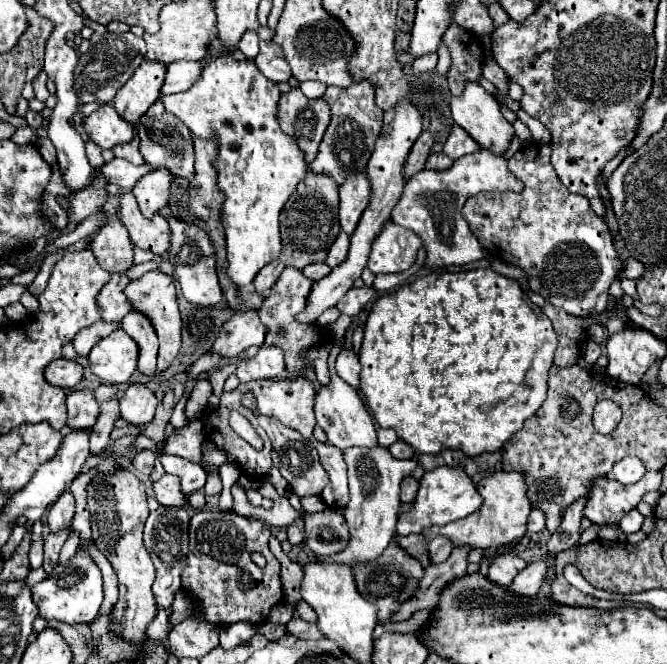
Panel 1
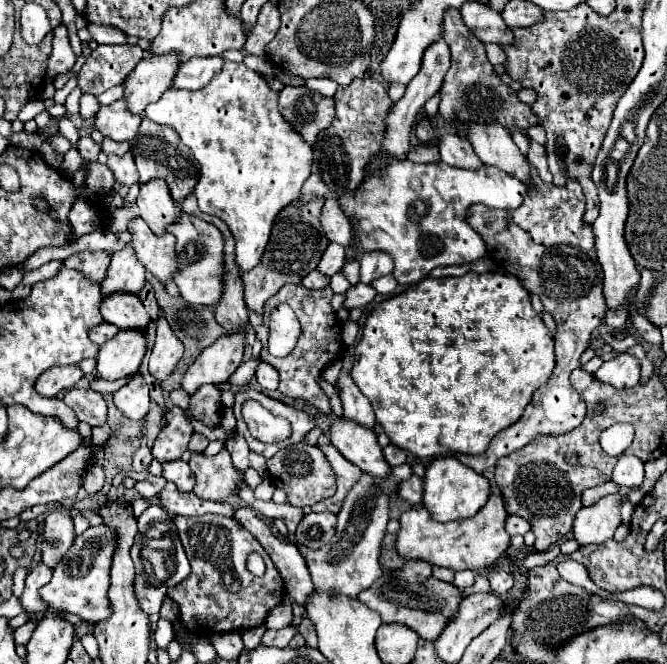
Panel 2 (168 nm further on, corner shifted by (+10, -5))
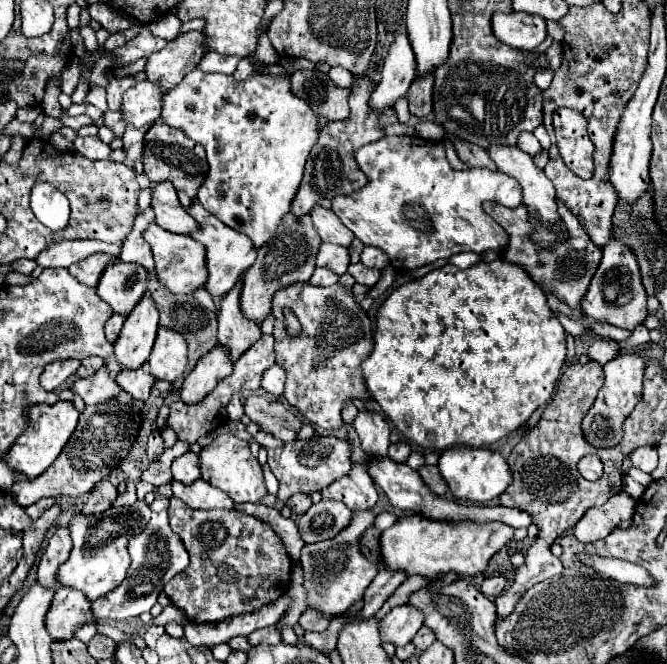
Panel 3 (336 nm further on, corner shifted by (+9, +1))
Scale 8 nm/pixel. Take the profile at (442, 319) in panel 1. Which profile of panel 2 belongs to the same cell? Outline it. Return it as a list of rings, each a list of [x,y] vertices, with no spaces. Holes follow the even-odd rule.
[[[467,271],[461,277],[441,277],[441,279],[425,277],[425,279],[421,279],[421,283],[411,285],[407,291],[381,301],[369,313],[369,317],[363,325],[363,337],[355,347],[355,365],[353,365],[351,377],[353,377],[355,385],[361,389],[361,393],[371,401],[371,405],[375,409],[375,415],[377,415],[377,423],[389,435],[391,443],[401,447],[401,449],[407,449],[413,455],[423,459],[423,457],[439,457],[439,455],[453,455],[453,453],[465,453],[465,455],[485,453],[491,439],[499,431],[503,431],[503,429],[507,429],[507,427],[511,427],[513,423],[519,421],[525,407],[531,403],[533,393],[545,381],[549,381],[549,377],[553,373],[553,367],[555,367],[553,335],[545,327],[541,315],[533,311],[529,291],[525,291],[523,283],[515,275],[509,275],[509,273],[475,273],[475,271]]]

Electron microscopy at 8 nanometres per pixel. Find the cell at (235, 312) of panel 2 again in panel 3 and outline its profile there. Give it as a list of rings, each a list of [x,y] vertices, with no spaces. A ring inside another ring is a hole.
[[[242,277],[226,293],[218,309],[218,343],[230,349],[232,361],[236,361],[246,349],[250,349],[262,337],[260,325],[244,317],[240,309],[240,293],[242,293]]]

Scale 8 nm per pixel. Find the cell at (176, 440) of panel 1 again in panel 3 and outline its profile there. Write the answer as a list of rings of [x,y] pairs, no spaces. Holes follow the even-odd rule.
[[[298,493],[298,495],[294,495],[294,497],[290,497],[290,499],[286,501],[286,507],[290,507],[292,513],[296,513],[296,515],[306,513],[306,509],[308,509],[310,505],[312,505],[312,501],[310,501],[310,497],[304,495],[304,493]]]

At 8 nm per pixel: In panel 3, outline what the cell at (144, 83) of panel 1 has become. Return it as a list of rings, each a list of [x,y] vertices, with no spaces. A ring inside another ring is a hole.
[[[188,31],[178,35],[174,41],[168,41],[164,49],[148,57],[144,67],[146,79],[158,83],[162,91],[168,91],[198,65],[202,53],[202,31]]]

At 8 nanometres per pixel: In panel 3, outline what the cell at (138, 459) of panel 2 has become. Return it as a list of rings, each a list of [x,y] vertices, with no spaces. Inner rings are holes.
[[[152,431],[150,437],[148,437],[148,449],[146,449],[146,455],[150,461],[158,459],[158,455],[164,453],[164,443],[162,443],[162,437],[160,437],[160,431]]]

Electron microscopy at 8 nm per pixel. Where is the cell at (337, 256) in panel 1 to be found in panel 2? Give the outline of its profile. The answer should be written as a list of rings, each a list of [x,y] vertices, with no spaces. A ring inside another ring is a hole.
[[[329,243],[329,247],[325,249],[325,253],[323,253],[323,257],[321,257],[319,265],[317,265],[317,269],[319,269],[323,275],[333,277],[335,273],[341,271],[343,261],[345,261],[345,247],[341,247],[341,245],[337,245],[337,243]]]

